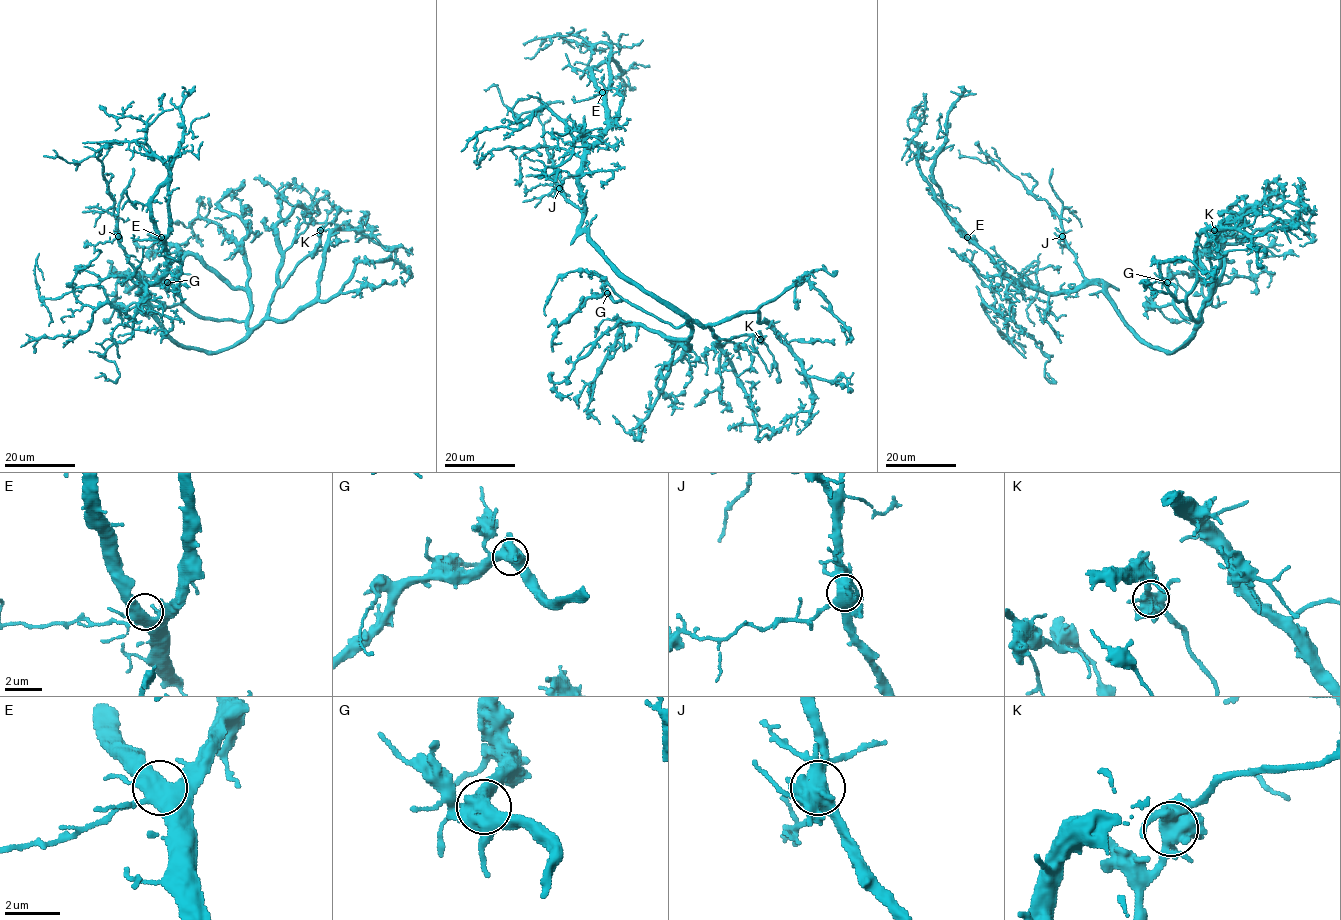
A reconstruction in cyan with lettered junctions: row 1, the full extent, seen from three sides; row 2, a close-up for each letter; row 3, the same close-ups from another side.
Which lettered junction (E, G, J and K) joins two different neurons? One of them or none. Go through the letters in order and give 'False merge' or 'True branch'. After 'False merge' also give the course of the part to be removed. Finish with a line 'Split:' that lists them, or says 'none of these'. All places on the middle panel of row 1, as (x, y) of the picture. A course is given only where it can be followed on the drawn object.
E: True branch
G: True branch
J: True branch
K: True branch
Split: none of these

